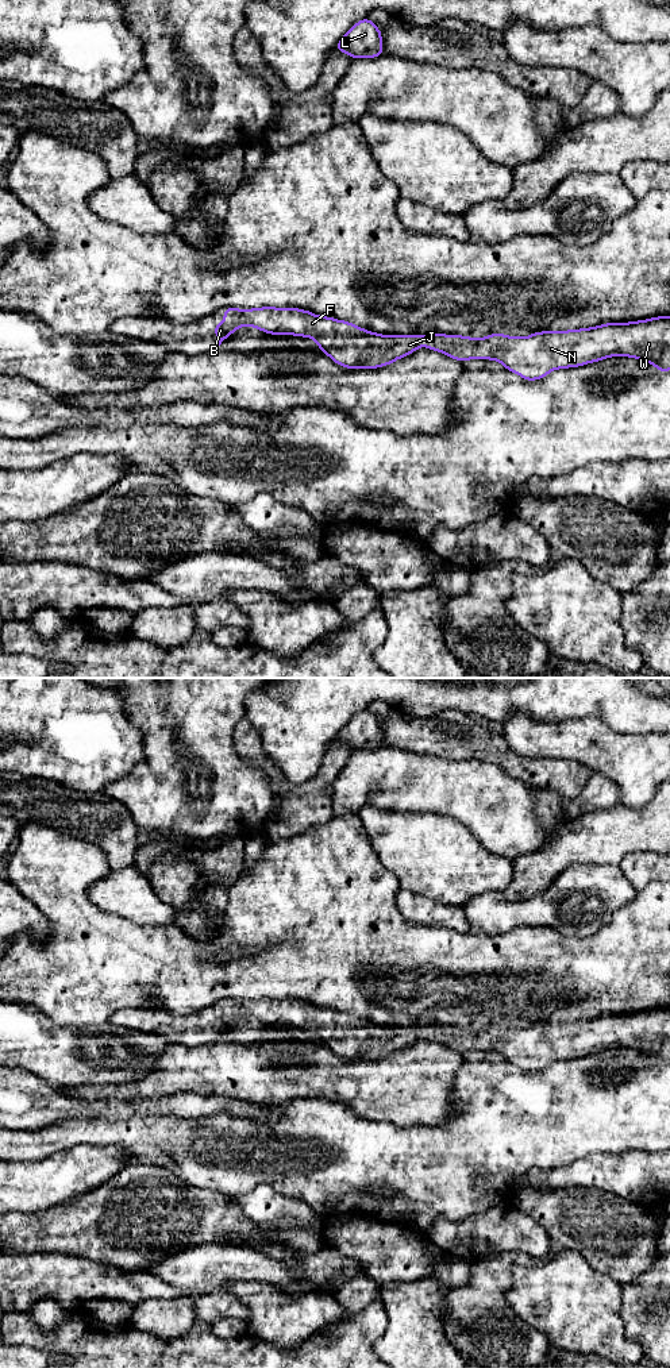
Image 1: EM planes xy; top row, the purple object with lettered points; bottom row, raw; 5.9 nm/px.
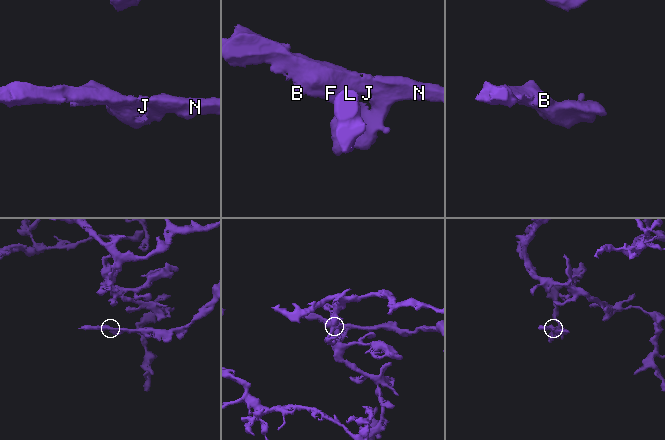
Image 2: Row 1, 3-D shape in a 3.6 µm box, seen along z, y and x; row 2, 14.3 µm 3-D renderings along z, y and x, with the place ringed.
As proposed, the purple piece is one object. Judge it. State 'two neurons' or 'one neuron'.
one neuron

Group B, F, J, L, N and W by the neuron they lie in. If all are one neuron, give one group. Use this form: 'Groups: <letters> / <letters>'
Groups: B F J L N W

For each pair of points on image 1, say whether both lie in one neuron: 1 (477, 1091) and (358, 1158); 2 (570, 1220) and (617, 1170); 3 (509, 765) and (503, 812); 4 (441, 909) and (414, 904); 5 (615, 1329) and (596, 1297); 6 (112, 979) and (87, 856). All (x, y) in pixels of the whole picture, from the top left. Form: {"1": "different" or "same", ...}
{"1": "same", "2": "different", "3": "different", "4": "same", "5": "same", "6": "same"}

